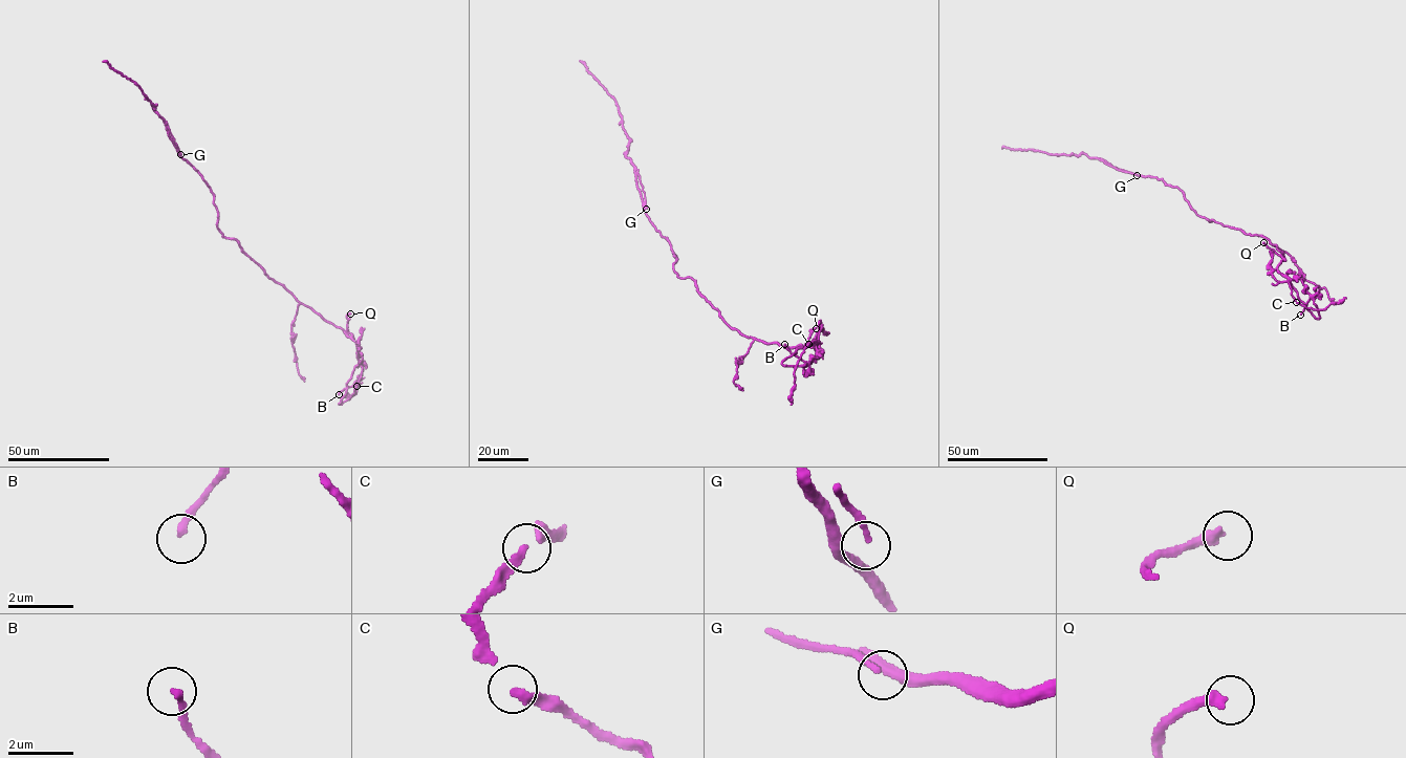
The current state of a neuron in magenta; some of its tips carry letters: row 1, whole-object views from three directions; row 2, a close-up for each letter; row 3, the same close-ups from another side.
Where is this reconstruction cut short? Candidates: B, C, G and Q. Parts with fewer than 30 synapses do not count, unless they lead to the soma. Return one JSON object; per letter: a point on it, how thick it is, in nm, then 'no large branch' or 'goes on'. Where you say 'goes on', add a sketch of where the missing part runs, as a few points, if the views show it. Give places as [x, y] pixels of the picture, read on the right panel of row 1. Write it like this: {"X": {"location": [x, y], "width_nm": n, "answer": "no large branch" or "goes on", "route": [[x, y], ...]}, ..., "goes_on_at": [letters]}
{"B": {"location": [1300, 315], "width_nm": 200, "answer": "goes on", "route": [[1300, 315], [1317, 328]]}, "C": {"location": [1296, 302], "width_nm": 170, "answer": "no large branch"}, "G": {"location": [1137, 175], "width_nm": 180, "answer": "no large branch"}, "Q": {"location": [1263, 242], "width_nm": 320, "answer": "no large branch"}, "goes_on_at": ["B"]}

